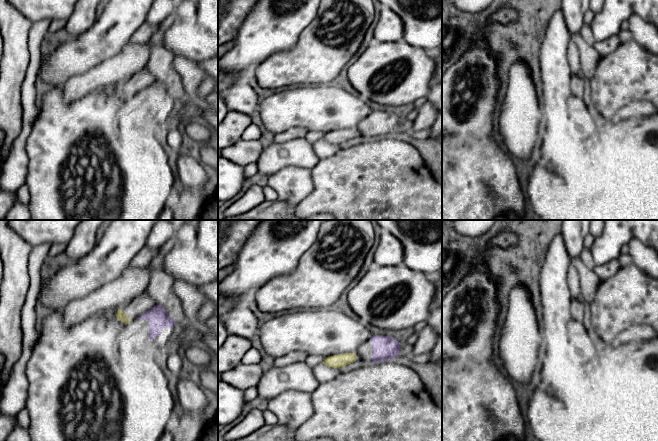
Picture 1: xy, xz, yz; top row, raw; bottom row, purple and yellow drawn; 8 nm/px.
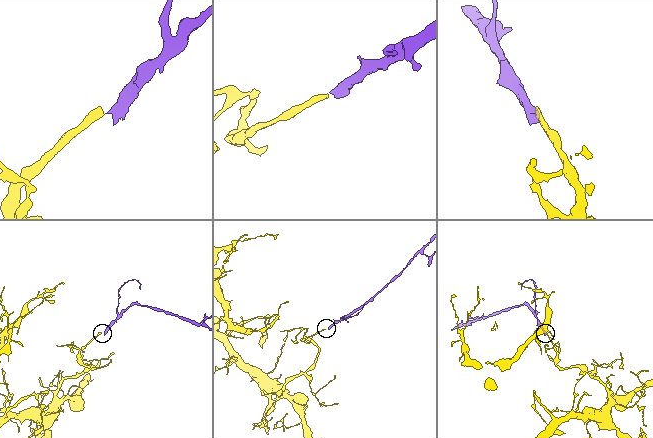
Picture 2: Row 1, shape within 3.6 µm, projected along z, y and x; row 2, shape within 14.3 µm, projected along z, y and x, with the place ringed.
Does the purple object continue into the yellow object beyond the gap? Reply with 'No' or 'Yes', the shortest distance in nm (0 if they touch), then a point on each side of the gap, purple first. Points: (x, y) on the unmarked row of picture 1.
No. Distance 60 nm. Across: xy (137, 94), (130, 94)

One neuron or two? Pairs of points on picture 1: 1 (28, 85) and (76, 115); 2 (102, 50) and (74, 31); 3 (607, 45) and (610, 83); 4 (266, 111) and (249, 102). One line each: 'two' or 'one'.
1: two
2: two
3: two
4: two

